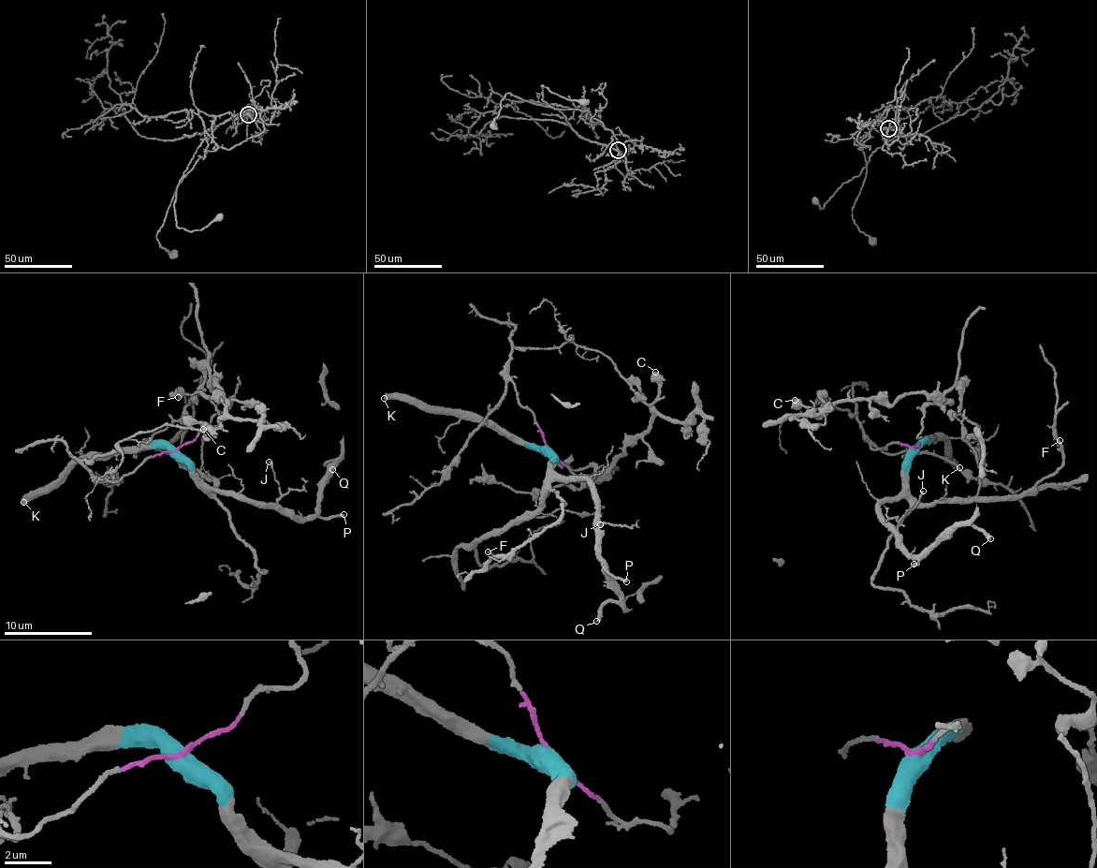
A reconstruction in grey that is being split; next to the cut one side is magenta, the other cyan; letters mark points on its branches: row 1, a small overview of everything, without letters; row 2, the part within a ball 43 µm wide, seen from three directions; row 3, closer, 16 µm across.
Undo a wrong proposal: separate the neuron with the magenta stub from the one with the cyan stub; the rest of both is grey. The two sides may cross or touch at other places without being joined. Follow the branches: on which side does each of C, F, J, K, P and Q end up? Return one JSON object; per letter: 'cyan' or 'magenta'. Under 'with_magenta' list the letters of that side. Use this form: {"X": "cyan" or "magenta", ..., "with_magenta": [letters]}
{"C": "magenta", "F": "cyan", "J": "cyan", "K": "cyan", "P": "cyan", "Q": "cyan", "with_magenta": ["C"]}

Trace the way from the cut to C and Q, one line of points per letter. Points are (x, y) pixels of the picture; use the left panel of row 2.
C: (173, 449), (143, 461), (118, 480), (95, 475), (85, 463), (163, 425), (202, 431), (219, 426), (203, 429)
Q: (173, 451), (205, 485), (300, 518), (315, 513), (334, 463), (329, 461), (332, 469)

